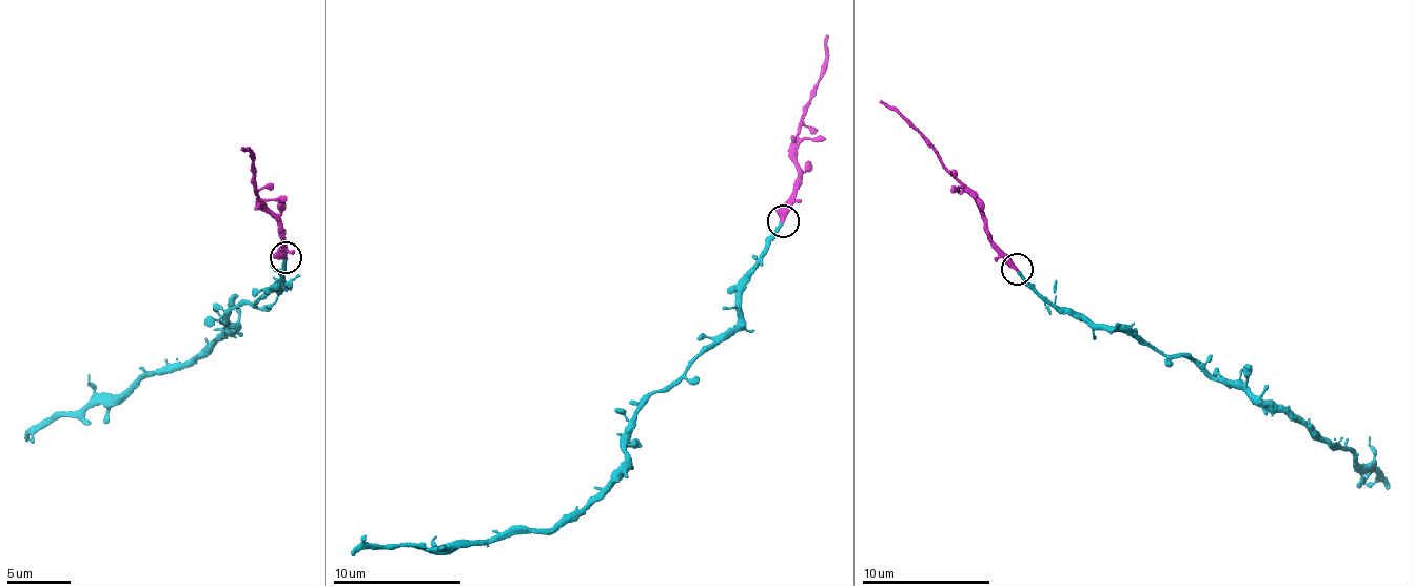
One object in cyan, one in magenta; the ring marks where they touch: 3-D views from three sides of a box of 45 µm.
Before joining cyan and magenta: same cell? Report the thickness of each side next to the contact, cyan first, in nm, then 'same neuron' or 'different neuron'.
240 nm thick on the cyan side, 480 nm on the other; same neuron

